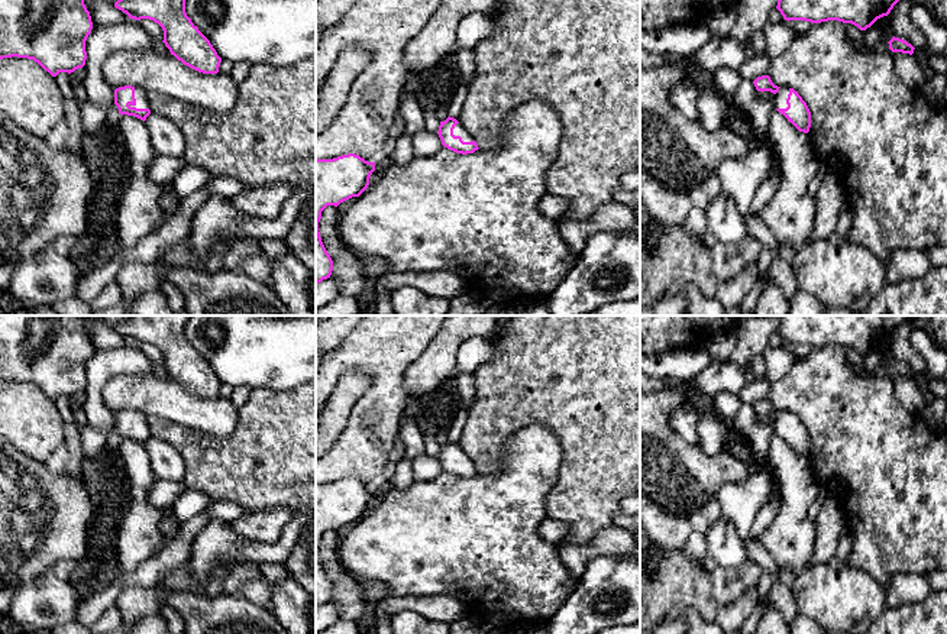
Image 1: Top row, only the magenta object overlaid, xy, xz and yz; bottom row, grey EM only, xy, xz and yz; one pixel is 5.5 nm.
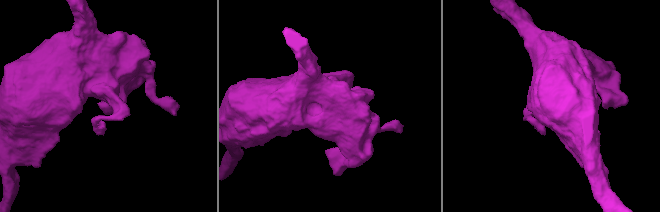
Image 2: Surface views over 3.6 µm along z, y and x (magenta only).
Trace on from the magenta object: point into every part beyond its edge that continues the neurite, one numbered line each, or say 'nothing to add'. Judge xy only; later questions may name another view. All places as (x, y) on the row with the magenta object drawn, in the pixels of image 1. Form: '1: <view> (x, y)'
1: xy (141, 96)

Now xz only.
1: xz (459, 130)

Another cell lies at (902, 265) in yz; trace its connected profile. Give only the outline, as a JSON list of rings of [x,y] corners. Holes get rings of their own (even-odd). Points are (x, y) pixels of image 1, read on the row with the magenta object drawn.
[[[893,250],[888,269],[888,282],[898,284],[904,279],[924,276],[933,268],[927,252],[921,250]]]

